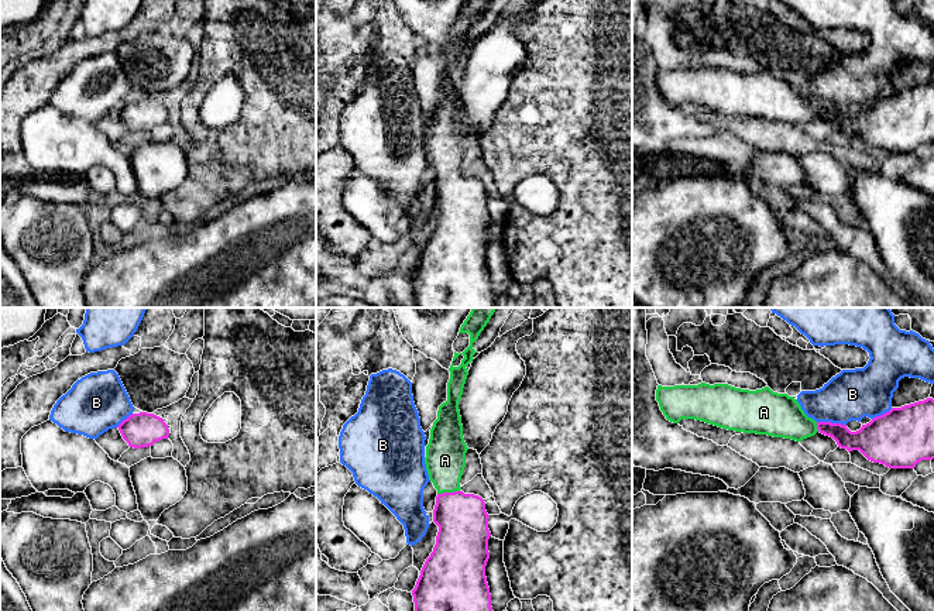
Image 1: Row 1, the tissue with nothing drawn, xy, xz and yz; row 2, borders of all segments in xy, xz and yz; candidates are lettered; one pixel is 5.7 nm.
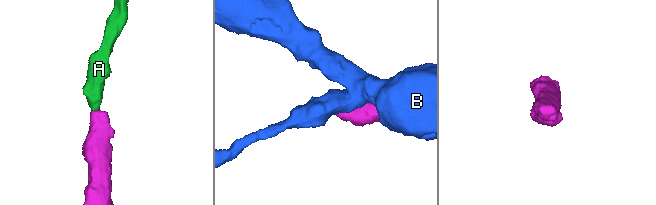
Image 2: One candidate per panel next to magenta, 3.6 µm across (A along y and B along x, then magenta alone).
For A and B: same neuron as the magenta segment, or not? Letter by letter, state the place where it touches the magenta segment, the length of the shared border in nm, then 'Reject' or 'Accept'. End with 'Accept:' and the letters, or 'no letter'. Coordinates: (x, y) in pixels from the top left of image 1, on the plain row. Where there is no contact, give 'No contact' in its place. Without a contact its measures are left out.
A: Touches magenta at xz (447, 177). Shared border 130 nm. Accept
B: Touches magenta at yz (830, 106). Shared border 170 nm. Reject
Accept: A

